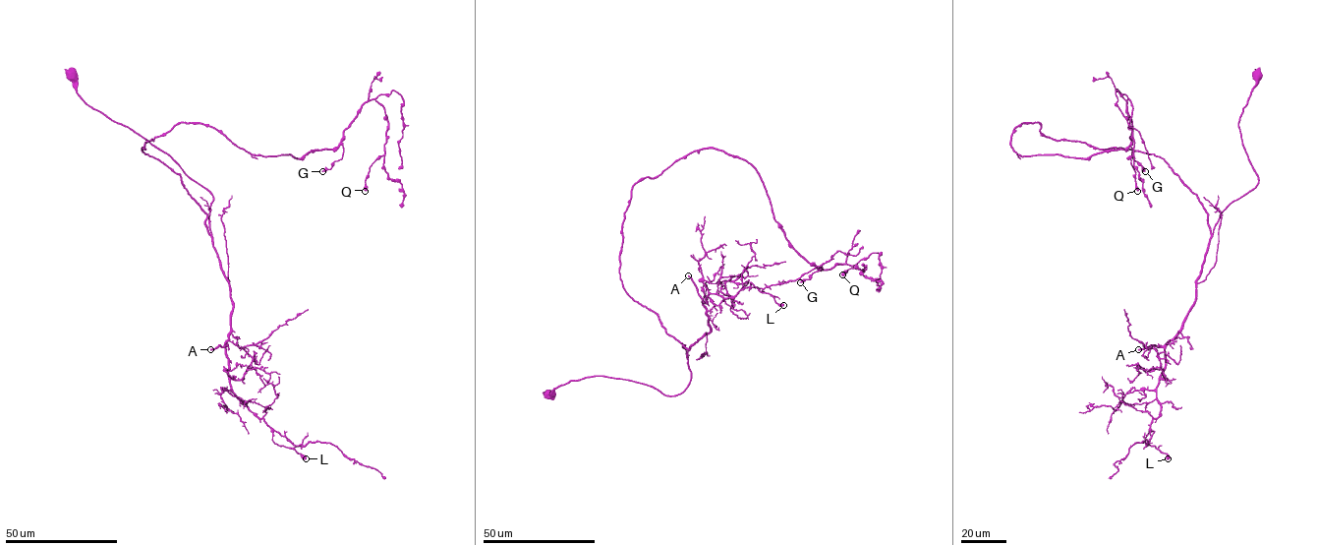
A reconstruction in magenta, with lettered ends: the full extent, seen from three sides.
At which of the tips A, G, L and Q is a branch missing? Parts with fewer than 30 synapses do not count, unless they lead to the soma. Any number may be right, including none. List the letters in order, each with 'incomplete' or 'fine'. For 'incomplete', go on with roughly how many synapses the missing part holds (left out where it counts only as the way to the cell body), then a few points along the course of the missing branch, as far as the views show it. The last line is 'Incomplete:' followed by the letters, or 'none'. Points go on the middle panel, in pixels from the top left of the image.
A: incomplete | 140 syn | (688, 275), (676, 249), (660, 226), (652, 197), (634, 180), (620, 153)
G: fine
L: fine
Q: fine
Incomplete: A

